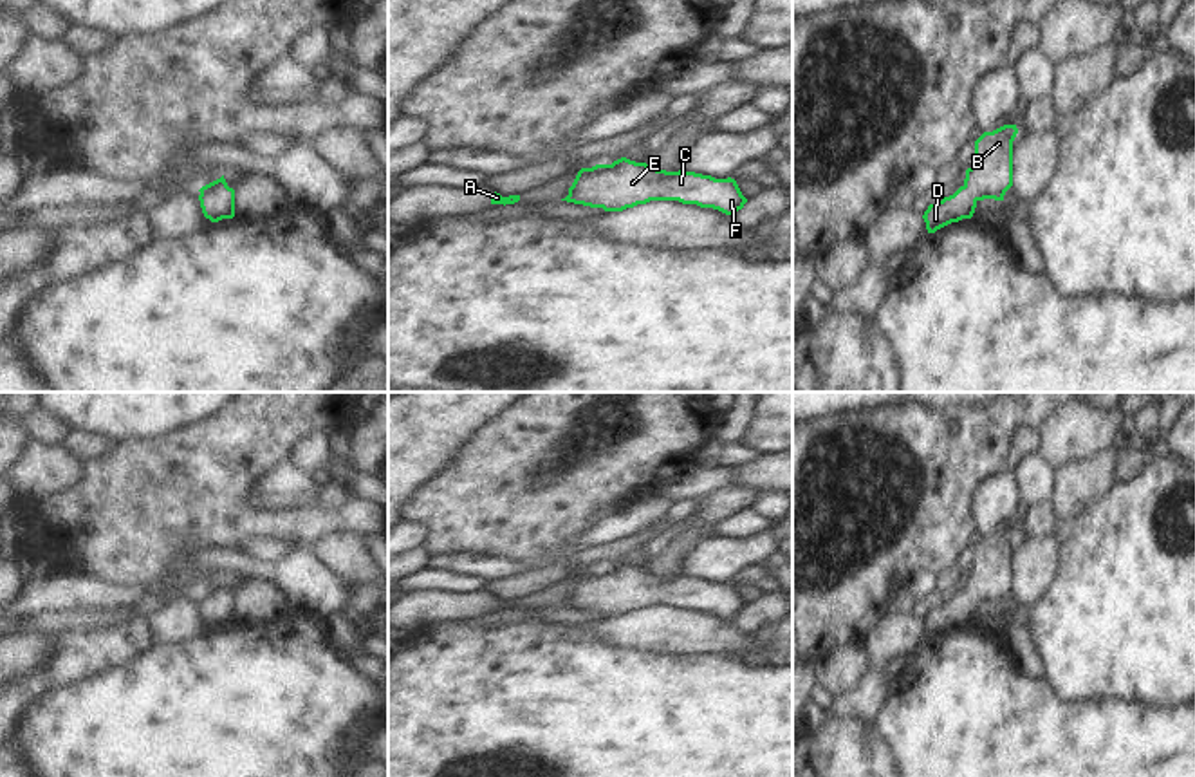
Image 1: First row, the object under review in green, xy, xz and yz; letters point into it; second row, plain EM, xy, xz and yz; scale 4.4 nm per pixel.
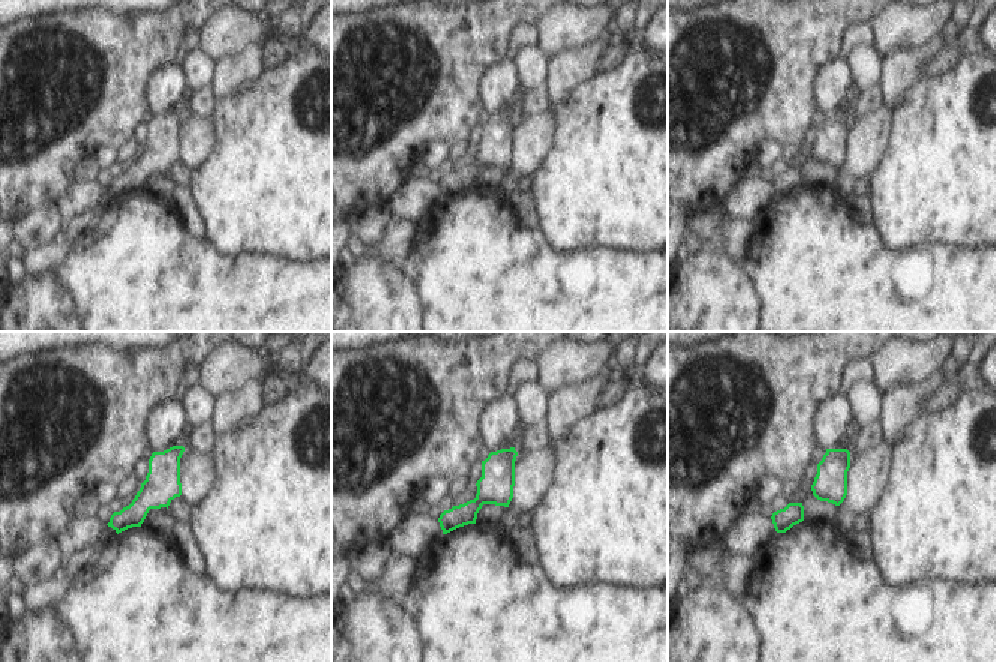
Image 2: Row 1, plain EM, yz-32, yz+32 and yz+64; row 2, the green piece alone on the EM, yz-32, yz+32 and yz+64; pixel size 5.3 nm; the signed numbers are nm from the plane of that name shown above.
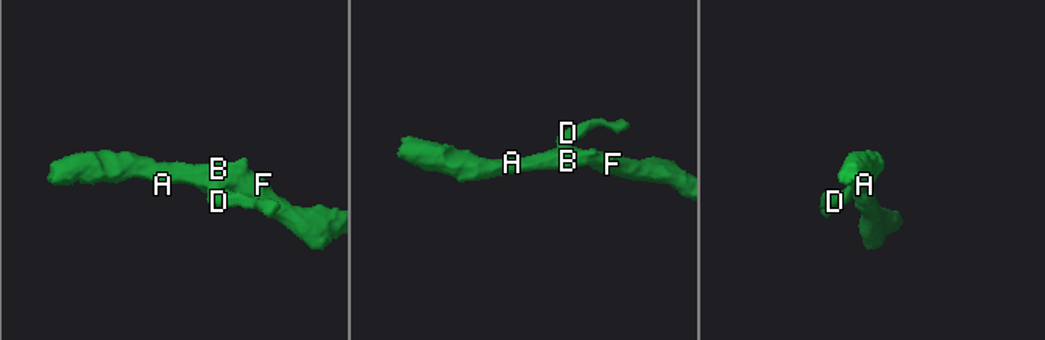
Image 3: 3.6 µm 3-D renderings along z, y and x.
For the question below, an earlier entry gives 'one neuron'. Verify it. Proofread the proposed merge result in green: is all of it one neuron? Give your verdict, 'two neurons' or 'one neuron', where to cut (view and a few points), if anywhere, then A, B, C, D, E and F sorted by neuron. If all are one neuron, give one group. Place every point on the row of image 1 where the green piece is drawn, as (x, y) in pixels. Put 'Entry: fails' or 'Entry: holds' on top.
Entry: holds
one neuron | no cut | A B C D E F

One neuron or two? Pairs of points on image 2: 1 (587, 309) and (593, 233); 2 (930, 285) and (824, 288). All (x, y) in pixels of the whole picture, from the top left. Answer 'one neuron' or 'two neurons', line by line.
1: two neurons
2: one neuron

